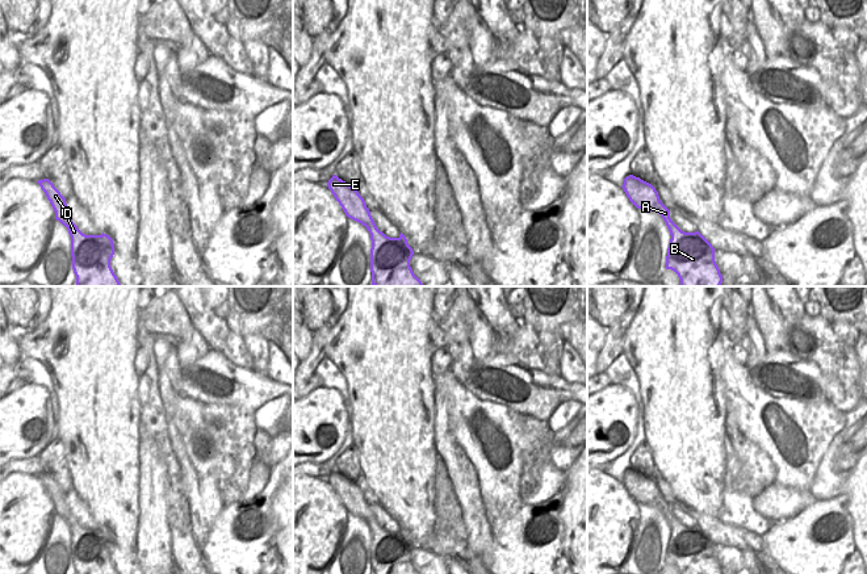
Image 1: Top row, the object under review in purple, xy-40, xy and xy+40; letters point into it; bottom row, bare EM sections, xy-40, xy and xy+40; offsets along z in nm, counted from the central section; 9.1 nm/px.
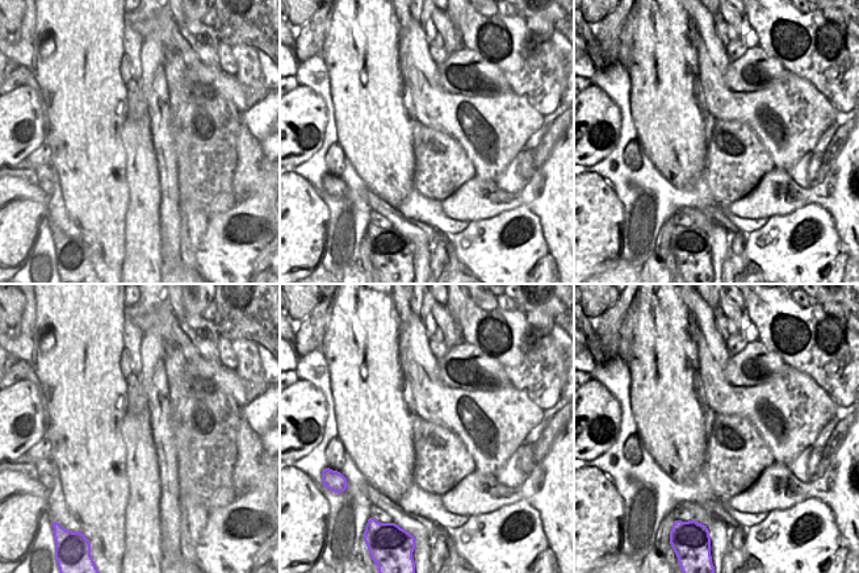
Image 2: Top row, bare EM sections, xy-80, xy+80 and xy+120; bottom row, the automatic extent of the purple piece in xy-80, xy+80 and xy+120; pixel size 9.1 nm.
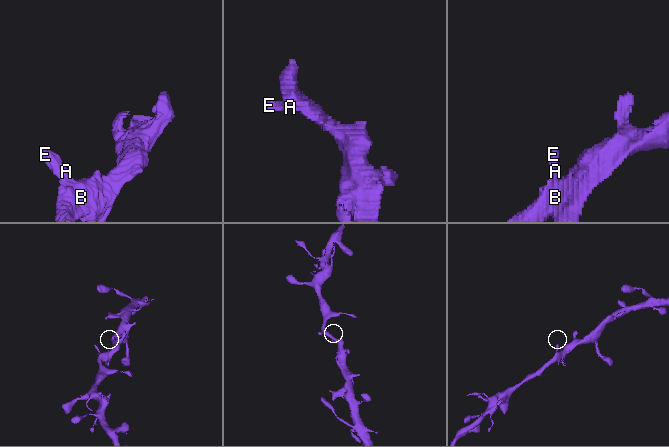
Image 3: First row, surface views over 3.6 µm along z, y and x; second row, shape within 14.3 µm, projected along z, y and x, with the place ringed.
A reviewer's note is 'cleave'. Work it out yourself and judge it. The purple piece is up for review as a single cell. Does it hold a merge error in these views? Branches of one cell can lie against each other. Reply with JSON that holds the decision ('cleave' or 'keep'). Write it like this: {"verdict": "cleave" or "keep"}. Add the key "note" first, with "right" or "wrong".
{"note": "wrong", "verdict": "keep"}

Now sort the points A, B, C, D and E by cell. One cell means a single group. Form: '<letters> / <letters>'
A B C D E

